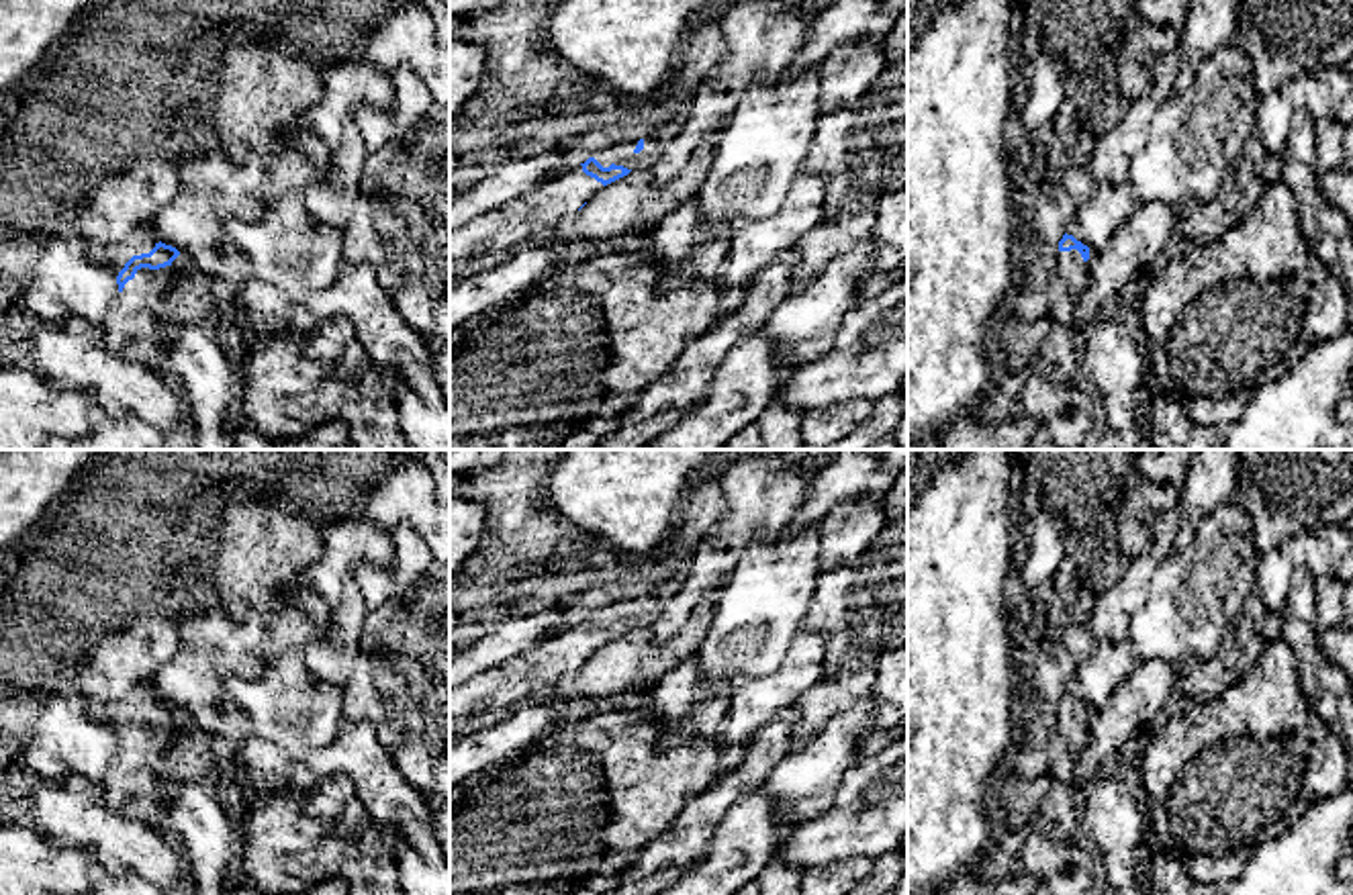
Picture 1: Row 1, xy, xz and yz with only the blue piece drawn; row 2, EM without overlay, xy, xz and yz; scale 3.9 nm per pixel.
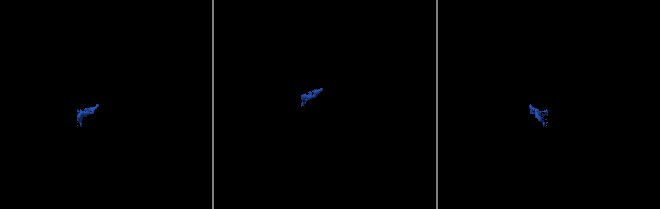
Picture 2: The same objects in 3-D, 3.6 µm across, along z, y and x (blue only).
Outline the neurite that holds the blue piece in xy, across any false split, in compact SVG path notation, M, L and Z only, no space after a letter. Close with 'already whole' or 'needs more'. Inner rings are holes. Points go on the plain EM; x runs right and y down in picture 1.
M133 682L123 699L92 707L94 719L108 723L119 742L119 752L100 779L112 807L133 809L139 799L164 787L155 768L178 736L172 725L178 713L149 682Z | needs more

